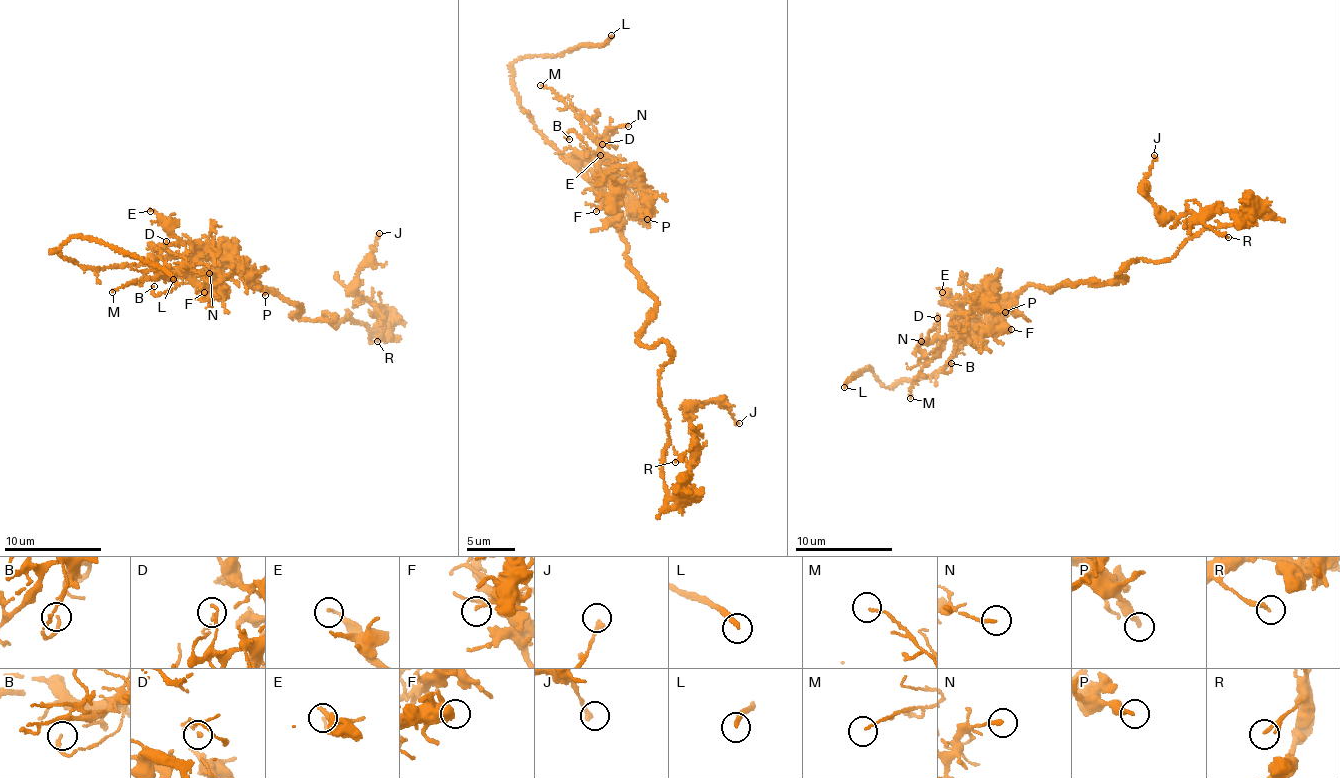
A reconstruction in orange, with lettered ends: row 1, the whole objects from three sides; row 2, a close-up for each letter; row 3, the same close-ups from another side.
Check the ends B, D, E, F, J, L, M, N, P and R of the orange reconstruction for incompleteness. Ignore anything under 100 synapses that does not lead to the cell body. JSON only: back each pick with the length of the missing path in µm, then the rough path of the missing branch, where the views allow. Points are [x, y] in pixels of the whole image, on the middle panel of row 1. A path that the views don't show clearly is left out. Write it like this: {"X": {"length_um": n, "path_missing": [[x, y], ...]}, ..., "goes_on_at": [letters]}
{"L": {"length_um": 45, "path_missing": [[611, 35], [593, 17], [606, 21], [636, 4], [689, 13], [702, 49], [720, 64], [755, 53], [764, 34]]}, "goes_on_at": ["L"]}

